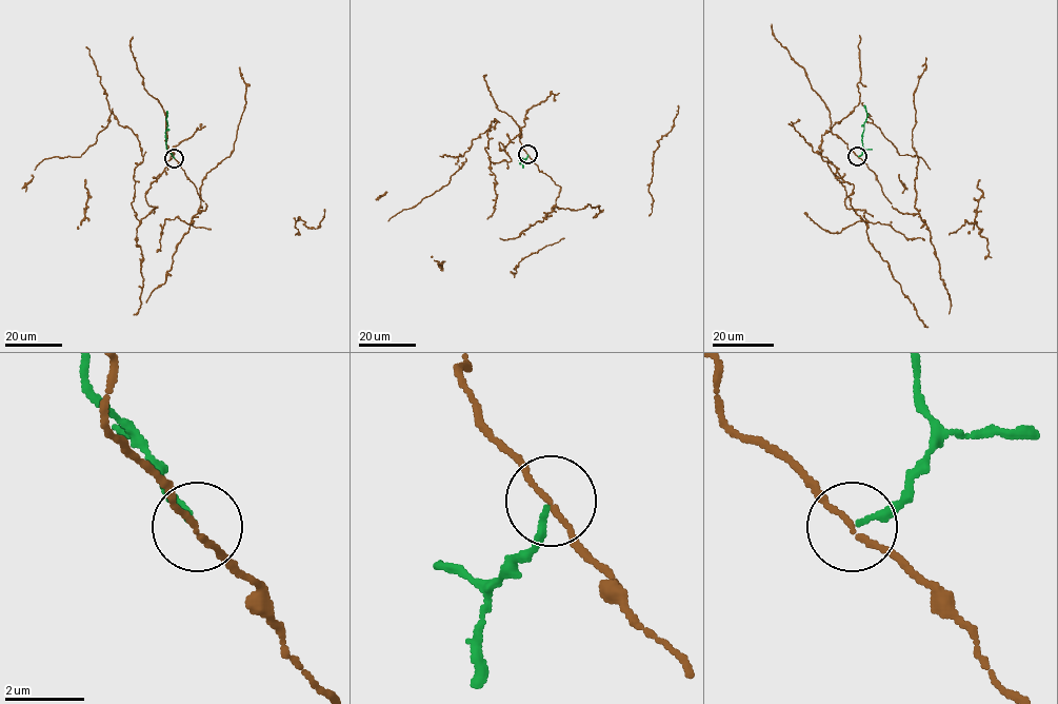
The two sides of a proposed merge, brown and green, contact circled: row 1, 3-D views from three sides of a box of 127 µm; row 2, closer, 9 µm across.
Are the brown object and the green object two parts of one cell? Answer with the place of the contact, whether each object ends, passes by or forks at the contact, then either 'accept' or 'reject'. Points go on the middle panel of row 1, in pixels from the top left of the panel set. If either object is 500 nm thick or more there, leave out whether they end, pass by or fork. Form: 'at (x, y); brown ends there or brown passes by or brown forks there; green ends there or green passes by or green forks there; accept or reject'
at (527, 154); brown passes by; green ends there; reject

